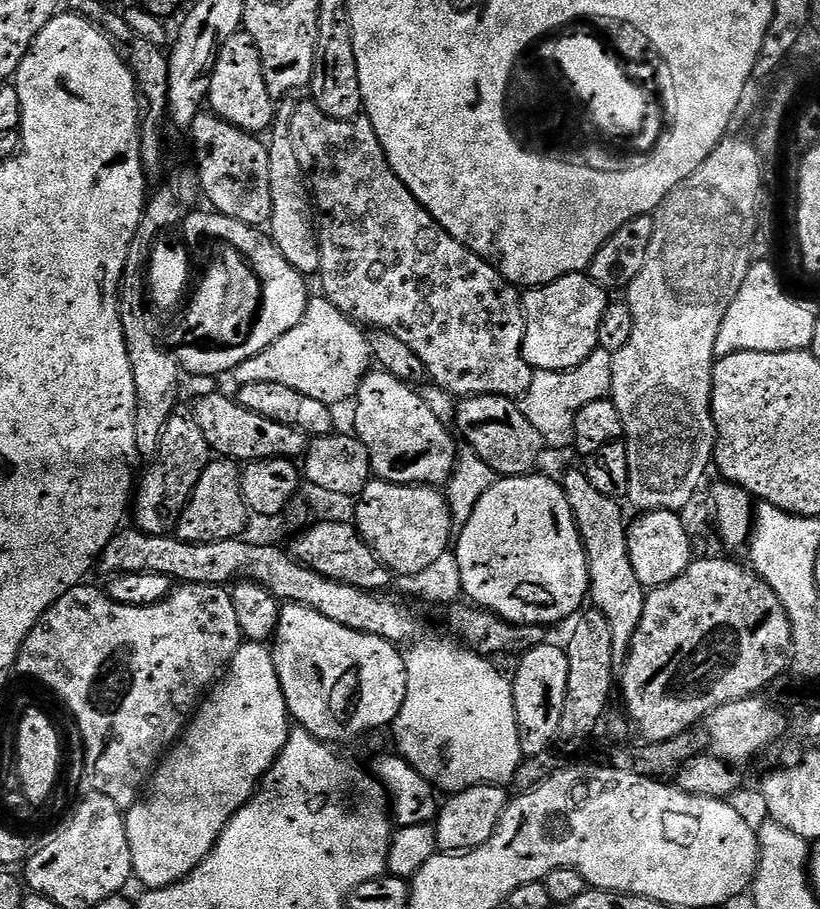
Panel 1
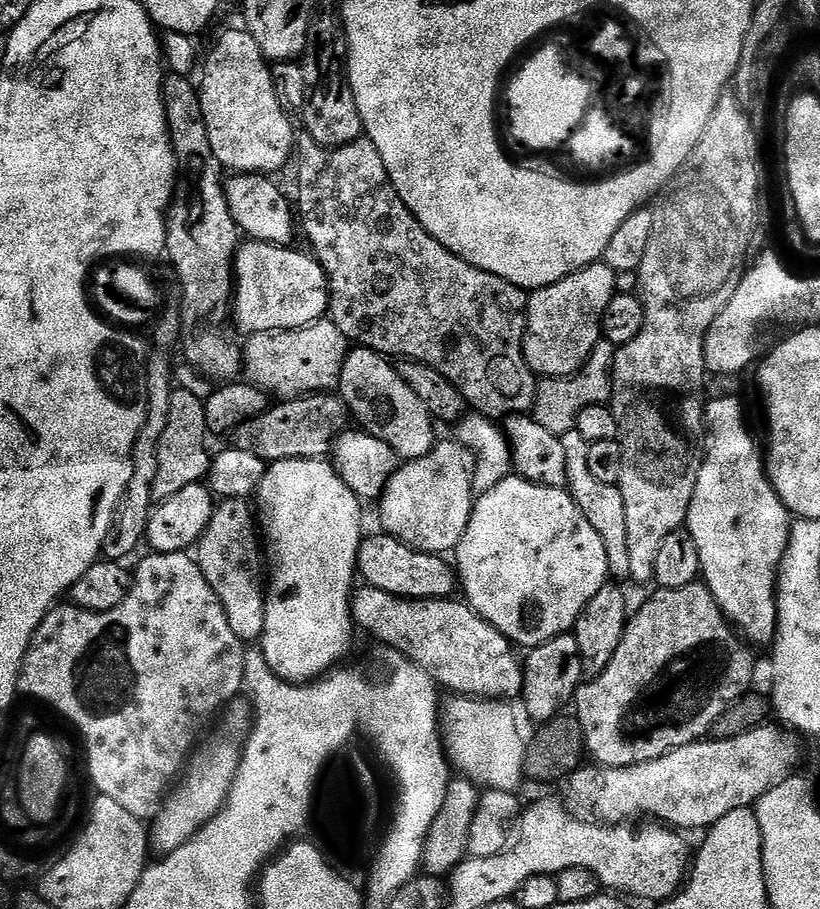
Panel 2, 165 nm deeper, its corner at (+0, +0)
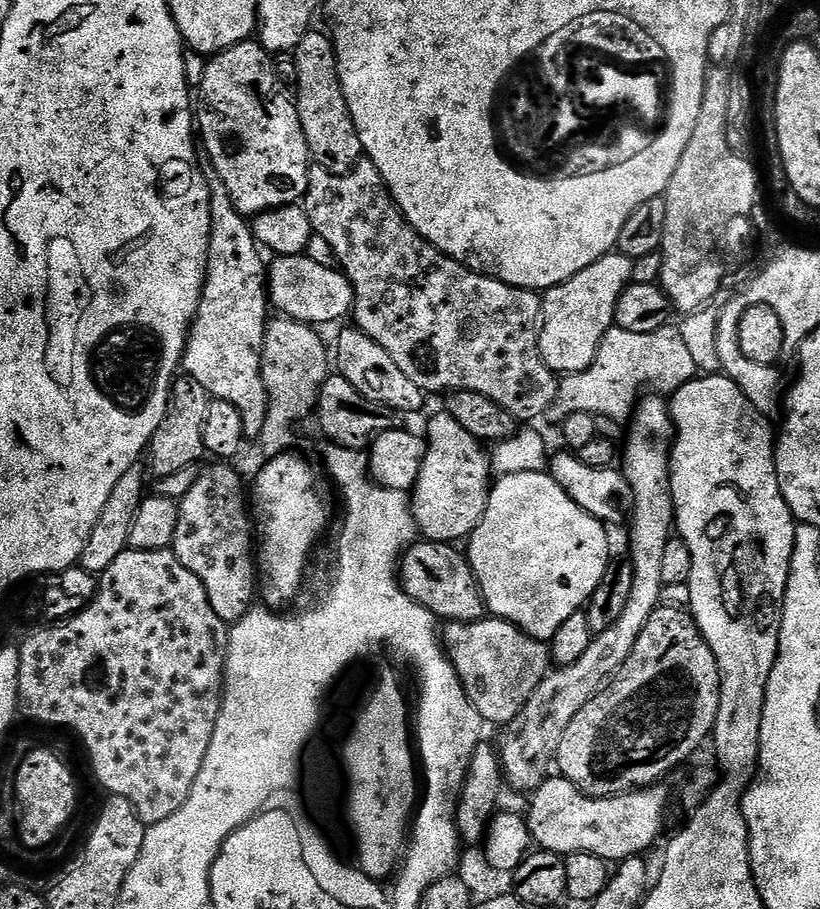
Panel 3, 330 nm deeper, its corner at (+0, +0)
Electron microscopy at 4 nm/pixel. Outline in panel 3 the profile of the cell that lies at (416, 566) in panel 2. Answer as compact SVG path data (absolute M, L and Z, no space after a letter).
M417 542L404 553L400 561L400 585L414 602L426 606L441 621L472 624L485 619L484 595L476 581L474 570L463 551L455 552L452 544Z

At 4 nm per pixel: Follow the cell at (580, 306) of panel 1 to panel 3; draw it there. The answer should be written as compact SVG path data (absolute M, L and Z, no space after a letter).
M613 250L566 282L547 289L542 296L540 353L551 372L581 372L596 360L602 338L616 323L618 298L633 283L634 262Z

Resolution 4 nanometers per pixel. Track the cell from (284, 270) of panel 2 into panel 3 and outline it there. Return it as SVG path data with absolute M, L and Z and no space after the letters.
M311 255L281 256L271 261L266 272L266 287L270 297L270 304L276 308L281 317L296 320L299 324L321 326L332 324L344 315L353 311L356 299L352 283L340 271L339 267L327 268L316 260L311 260Z

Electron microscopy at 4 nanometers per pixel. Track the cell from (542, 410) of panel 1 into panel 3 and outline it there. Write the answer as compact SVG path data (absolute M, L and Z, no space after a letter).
M614 326L602 338L594 363L581 372L567 373L557 383L556 397L546 416L556 422L562 422L572 414L605 416L623 421L629 414L635 413L645 390L671 394L686 382L697 379L697 376L698 369L694 366L690 349L686 347L686 342L682 342L675 327L669 326L654 334L630 334L630 330Z

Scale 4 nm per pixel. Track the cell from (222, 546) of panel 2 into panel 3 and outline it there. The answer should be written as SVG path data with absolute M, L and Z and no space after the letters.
M220 462L215 466L217 468L208 468L204 473L201 471L197 475L196 481L190 486L188 493L179 501L178 530L172 539L171 551L175 552L178 562L182 562L182 566L186 566L186 570L190 570L190 574L194 574L194 578L198 578L202 582L202 586L206 586L206 594L210 598L210 606L214 606L214 614L218 614L218 618L222 618L224 624L231 626L237 624L238 621L247 615L249 610L254 607L254 601L258 596L258 560L254 555L254 516L250 511L250 496L246 491L246 484L244 488L243 478L227 463Z

